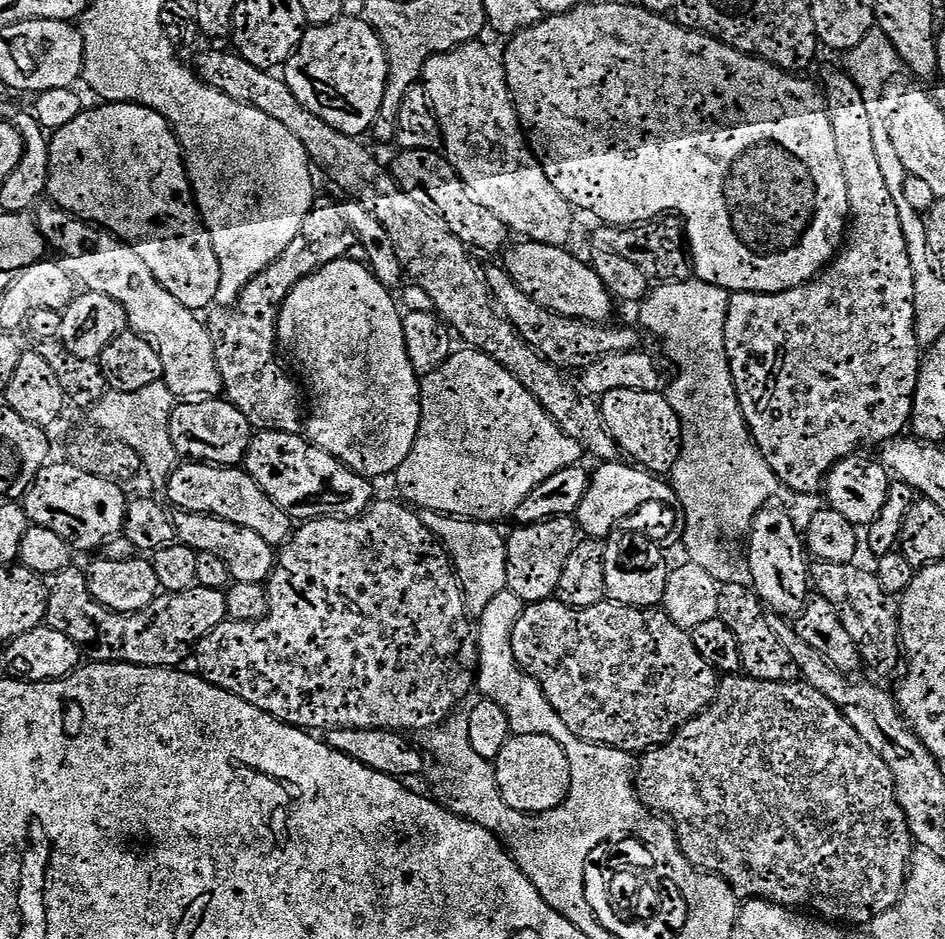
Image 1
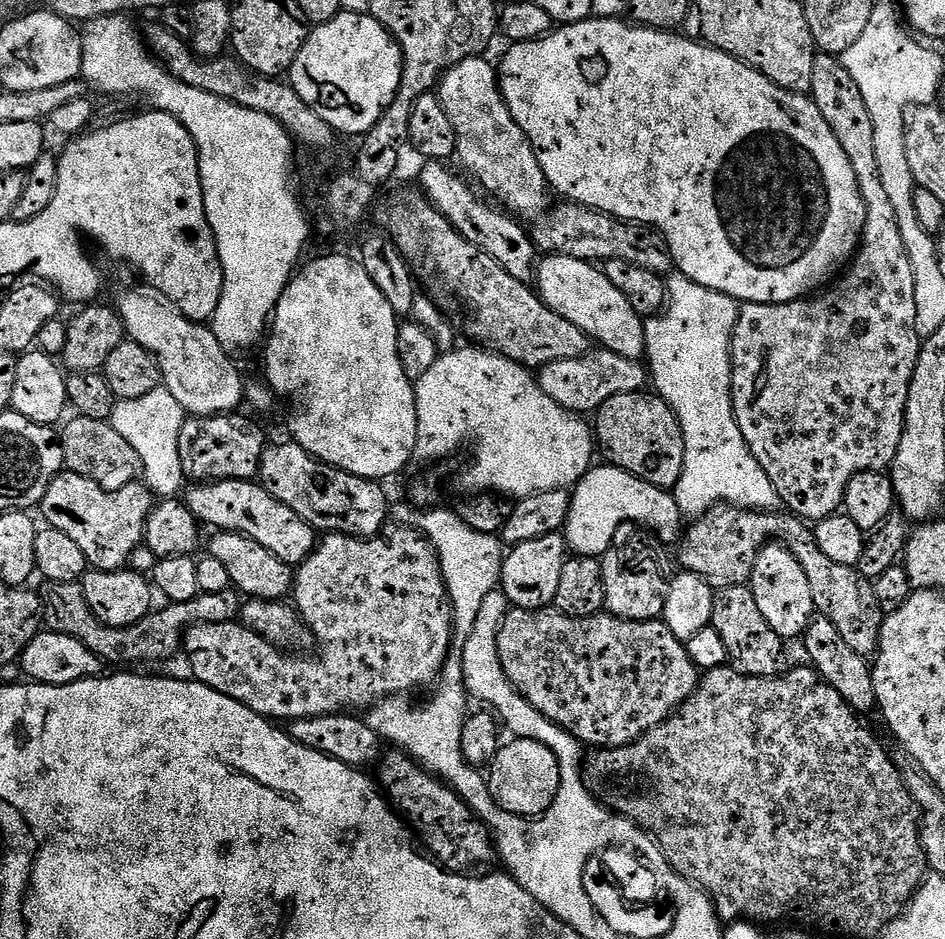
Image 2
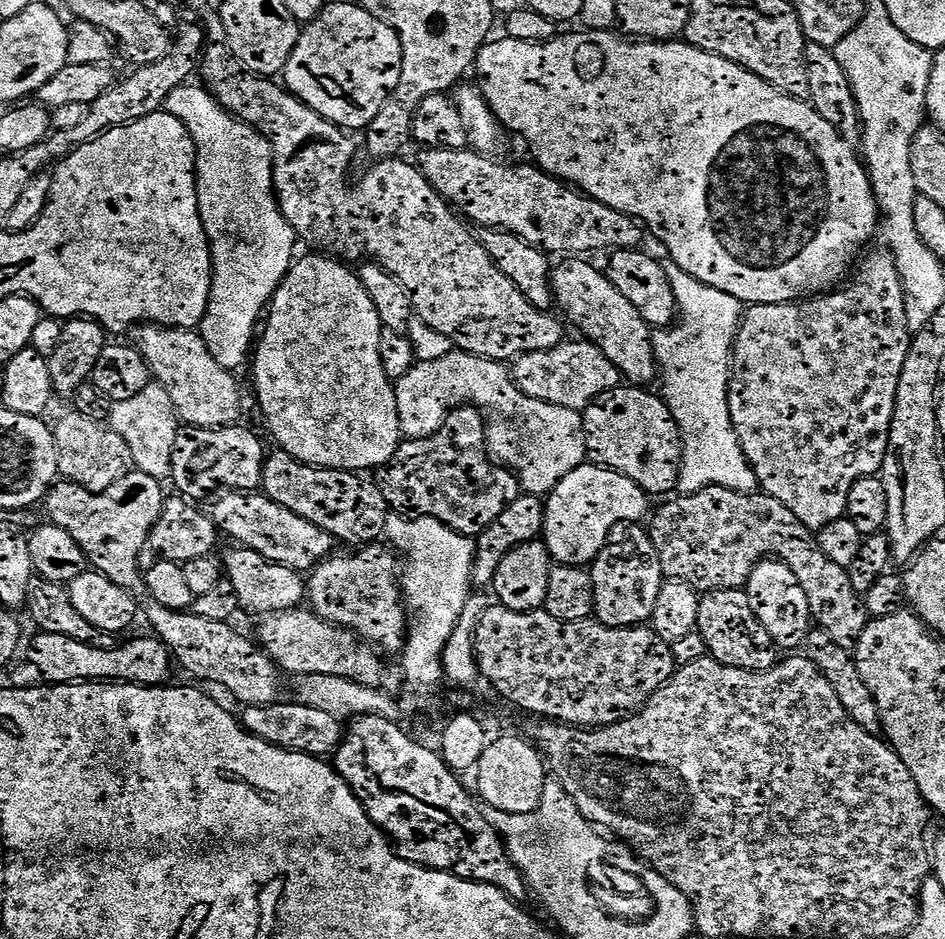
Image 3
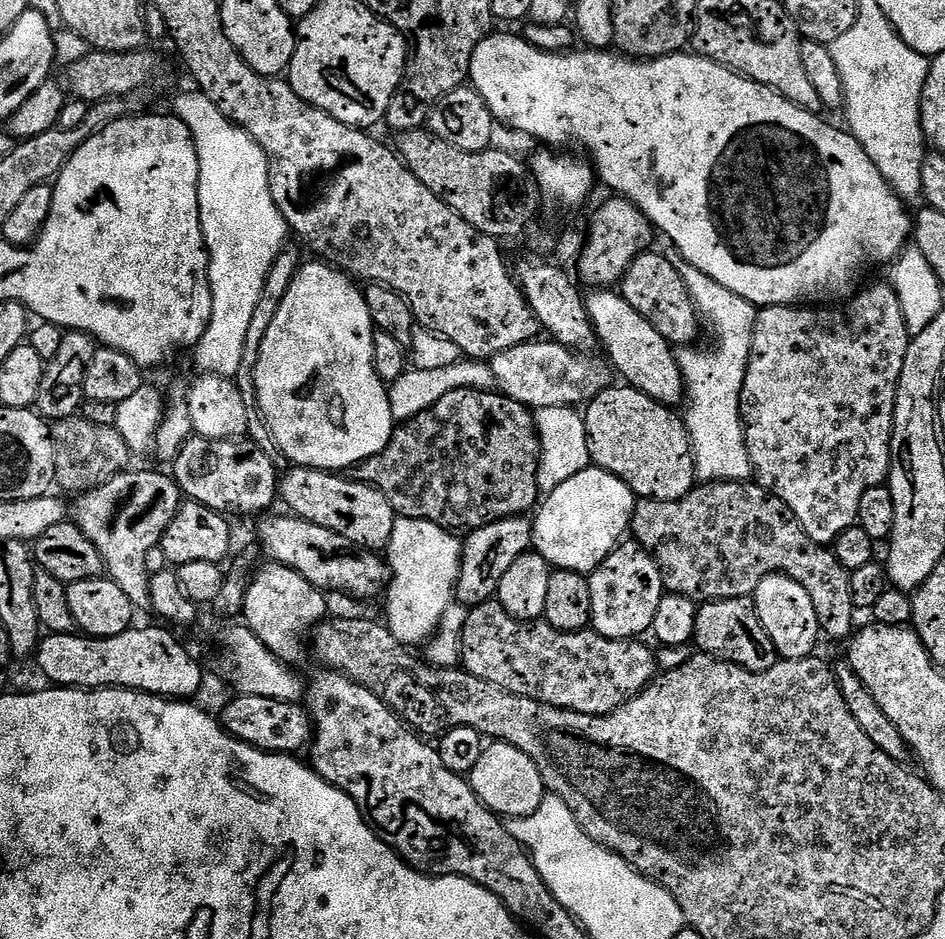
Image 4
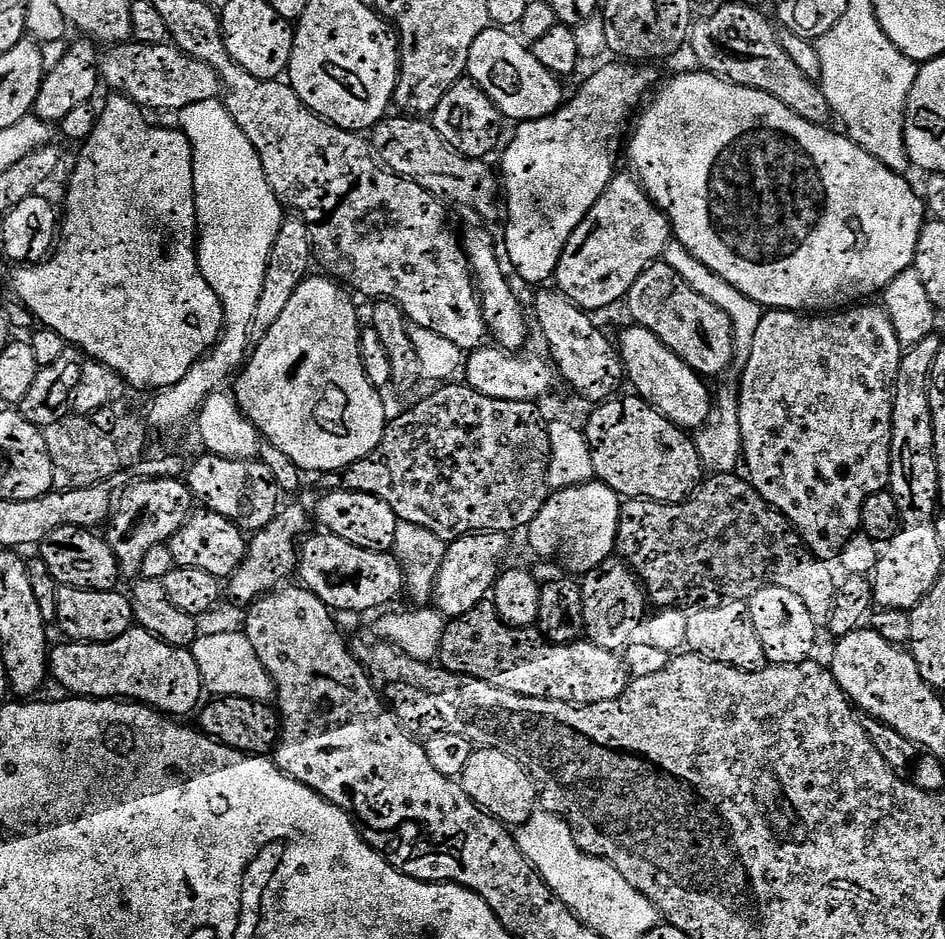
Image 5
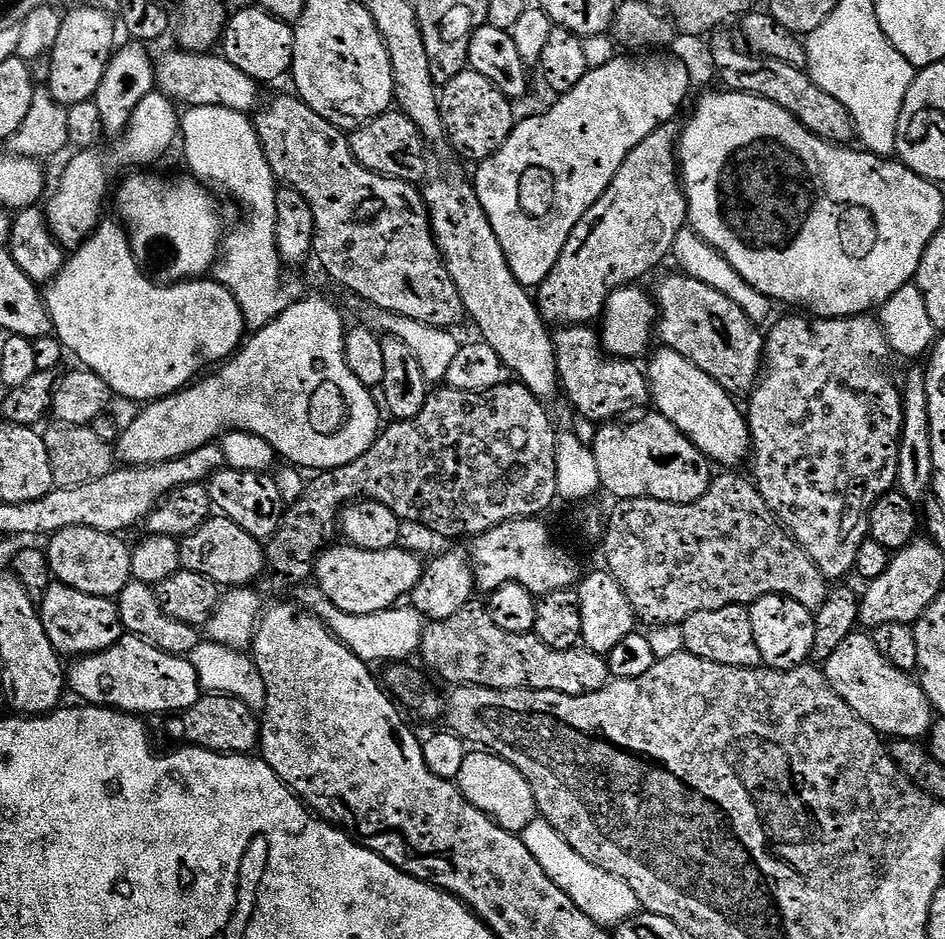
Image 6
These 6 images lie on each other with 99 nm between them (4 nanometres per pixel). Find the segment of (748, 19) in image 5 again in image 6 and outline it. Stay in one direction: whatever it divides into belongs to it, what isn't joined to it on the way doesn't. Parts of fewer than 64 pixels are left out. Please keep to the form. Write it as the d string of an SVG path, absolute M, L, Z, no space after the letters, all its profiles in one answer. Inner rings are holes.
M716 34L712 40L712 64L720 75L720 80L725 89L734 92L748 92L752 96L761 96L786 110L806 130L810 130L818 138L827 140L837 146L848 146L854 140L854 125L852 116L838 102L838 98L830 98L826 90L822 90L808 77L807 71L795 68L786 62L778 62L769 56L753 56L747 50L741 50L737 41L728 36Z

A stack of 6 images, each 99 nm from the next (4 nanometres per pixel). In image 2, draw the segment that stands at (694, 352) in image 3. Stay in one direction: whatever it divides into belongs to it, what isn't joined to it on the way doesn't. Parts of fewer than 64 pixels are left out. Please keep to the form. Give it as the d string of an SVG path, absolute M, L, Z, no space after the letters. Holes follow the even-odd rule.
M672 274L666 280L666 311L663 314L649 316L644 320L644 356L646 357L647 371L650 373L651 387L654 389L655 395L662 397L666 402L666 406L670 406L670 410L676 415L676 421L680 423L680 429L682 430L684 465L682 466L680 480L675 486L680 489L680 501L676 504L679 506L681 513L688 518L702 516L709 508L720 505L751 508L753 510L776 510L781 507L780 495L774 490L774 486L766 472L762 470L762 466L758 466L754 454L750 454L750 450L742 438L742 430L738 426L736 415L732 412L732 331L736 325L737 315L737 301L731 300L726 294L715 292L706 286L698 286L698 282L694 282L685 276Z

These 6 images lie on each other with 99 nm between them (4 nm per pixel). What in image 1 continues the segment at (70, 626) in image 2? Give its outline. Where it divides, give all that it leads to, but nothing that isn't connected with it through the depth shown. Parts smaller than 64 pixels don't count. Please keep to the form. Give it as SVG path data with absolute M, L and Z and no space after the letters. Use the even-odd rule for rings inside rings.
M73 566L56 573L47 581L48 615L47 627L58 630L58 634L66 634L76 644L77 648L86 653L89 661L98 664L137 664L147 668L179 669L184 659L191 657L196 650L196 643L212 632L216 627L229 619L228 597L218 588L193 587L186 592L161 594L146 610L138 610L130 614L106 610L93 598L88 589L88 577L79 567Z

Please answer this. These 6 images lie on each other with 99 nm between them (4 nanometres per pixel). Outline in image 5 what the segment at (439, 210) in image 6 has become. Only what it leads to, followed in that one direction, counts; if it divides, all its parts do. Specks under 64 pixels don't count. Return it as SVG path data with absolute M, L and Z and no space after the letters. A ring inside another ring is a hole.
M472 228L462 236L464 254L468 258L468 266L472 269L477 289L480 293L480 305L484 311L484 323L488 325L491 339L499 347L509 350L520 350L528 340L528 320L524 317L524 308L500 265L501 253L498 251L498 240L484 228Z

